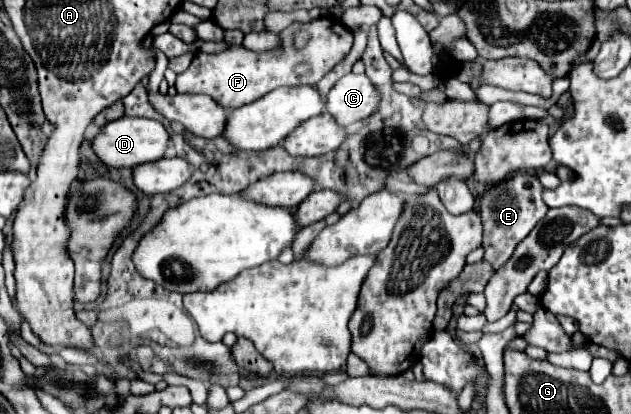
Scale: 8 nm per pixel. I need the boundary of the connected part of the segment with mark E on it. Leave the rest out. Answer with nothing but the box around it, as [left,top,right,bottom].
[481,171,547,269]

